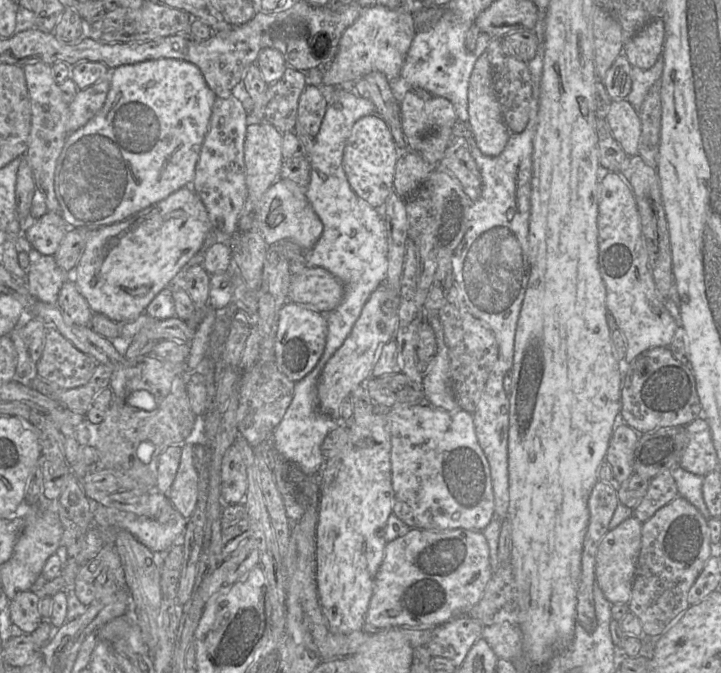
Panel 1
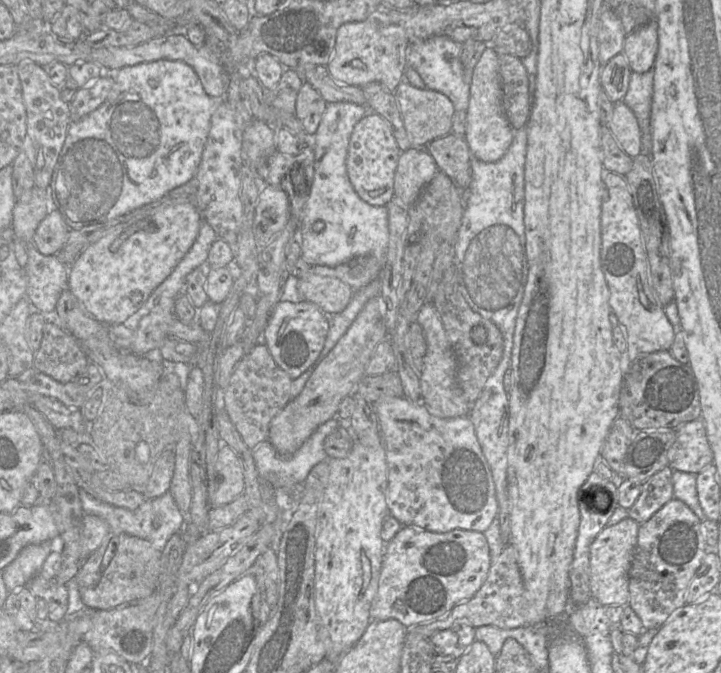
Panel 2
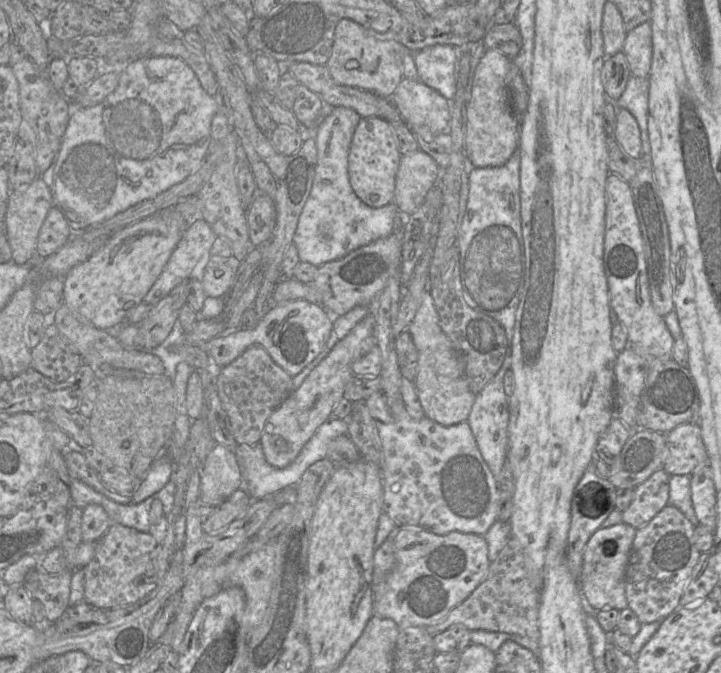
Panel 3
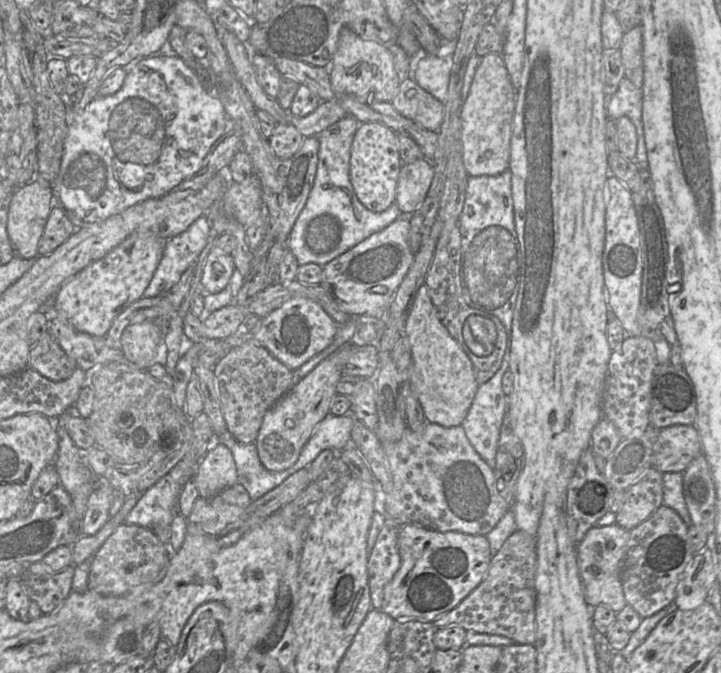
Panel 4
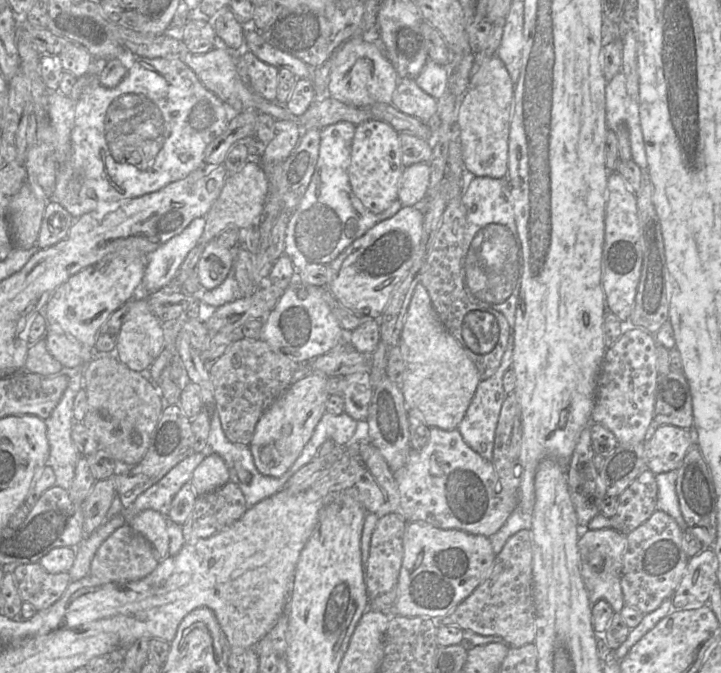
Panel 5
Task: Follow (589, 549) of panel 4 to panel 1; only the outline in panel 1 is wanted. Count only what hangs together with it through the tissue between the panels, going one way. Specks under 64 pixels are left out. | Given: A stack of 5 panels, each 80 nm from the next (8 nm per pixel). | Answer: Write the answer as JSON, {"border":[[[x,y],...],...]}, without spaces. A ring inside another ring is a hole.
{"border":[[[631,516],[609,530],[601,540],[595,565],[595,581],[612,605],[626,605],[630,601],[636,563],[641,549],[642,522]]]}

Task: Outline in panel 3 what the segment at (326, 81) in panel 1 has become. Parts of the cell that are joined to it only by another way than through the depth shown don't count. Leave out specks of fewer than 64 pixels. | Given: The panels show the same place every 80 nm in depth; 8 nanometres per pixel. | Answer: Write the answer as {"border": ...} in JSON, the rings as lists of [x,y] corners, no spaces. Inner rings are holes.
{"border":[[[341,19],[336,25],[332,53],[325,65],[337,84],[356,87],[390,99],[403,78],[405,50],[405,46],[394,40],[378,40],[358,23]]]}

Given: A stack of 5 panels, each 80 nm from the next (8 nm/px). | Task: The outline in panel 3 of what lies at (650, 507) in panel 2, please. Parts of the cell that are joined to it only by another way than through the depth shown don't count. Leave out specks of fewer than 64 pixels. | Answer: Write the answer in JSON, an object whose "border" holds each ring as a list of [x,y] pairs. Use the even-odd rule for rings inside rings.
{"border":[[[661,468],[636,486],[630,505],[622,512],[622,522],[639,528],[669,504],[669,479],[670,475]]]}

